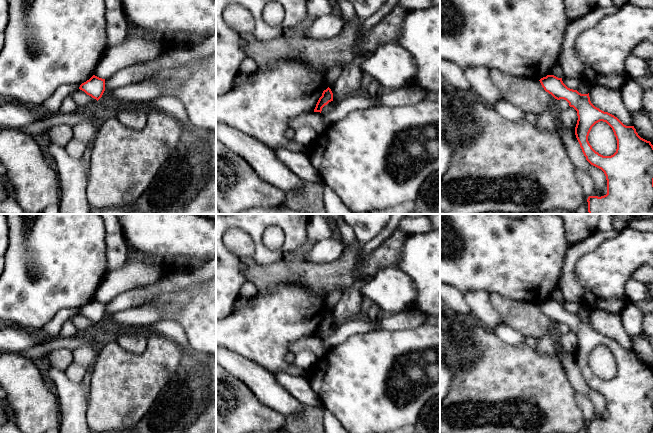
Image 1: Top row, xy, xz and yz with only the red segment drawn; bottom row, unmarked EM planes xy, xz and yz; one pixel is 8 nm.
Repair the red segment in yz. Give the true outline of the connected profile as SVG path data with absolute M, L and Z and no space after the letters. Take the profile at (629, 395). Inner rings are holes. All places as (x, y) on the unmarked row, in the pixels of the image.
M554 299L541 302L540 307L544 314L555 323L564 323L577 335L575 359L586 384L593 390L601 393L607 404L607 418L601 421L589 420L588 433L653 433L653 369L650 365L641 362L634 350L624 349L614 339L595 331L588 318L581 318L577 314L568 312ZM600 346L606 346L613 354L617 364L616 376L611 380L603 380L596 376L588 365L592 351Z

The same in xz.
M328 311L326 314L323 315L322 320L319 322L314 336L322 335L322 332L327 329L329 326L333 325L333 317L331 313Z

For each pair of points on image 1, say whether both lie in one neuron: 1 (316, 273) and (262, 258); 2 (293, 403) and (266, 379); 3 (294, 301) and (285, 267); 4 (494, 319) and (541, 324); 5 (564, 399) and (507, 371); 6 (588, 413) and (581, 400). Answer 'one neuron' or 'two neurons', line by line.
1: two neurons
2: one neuron
3: two neurons
4: two neurons
5: one neuron
6: one neuron

